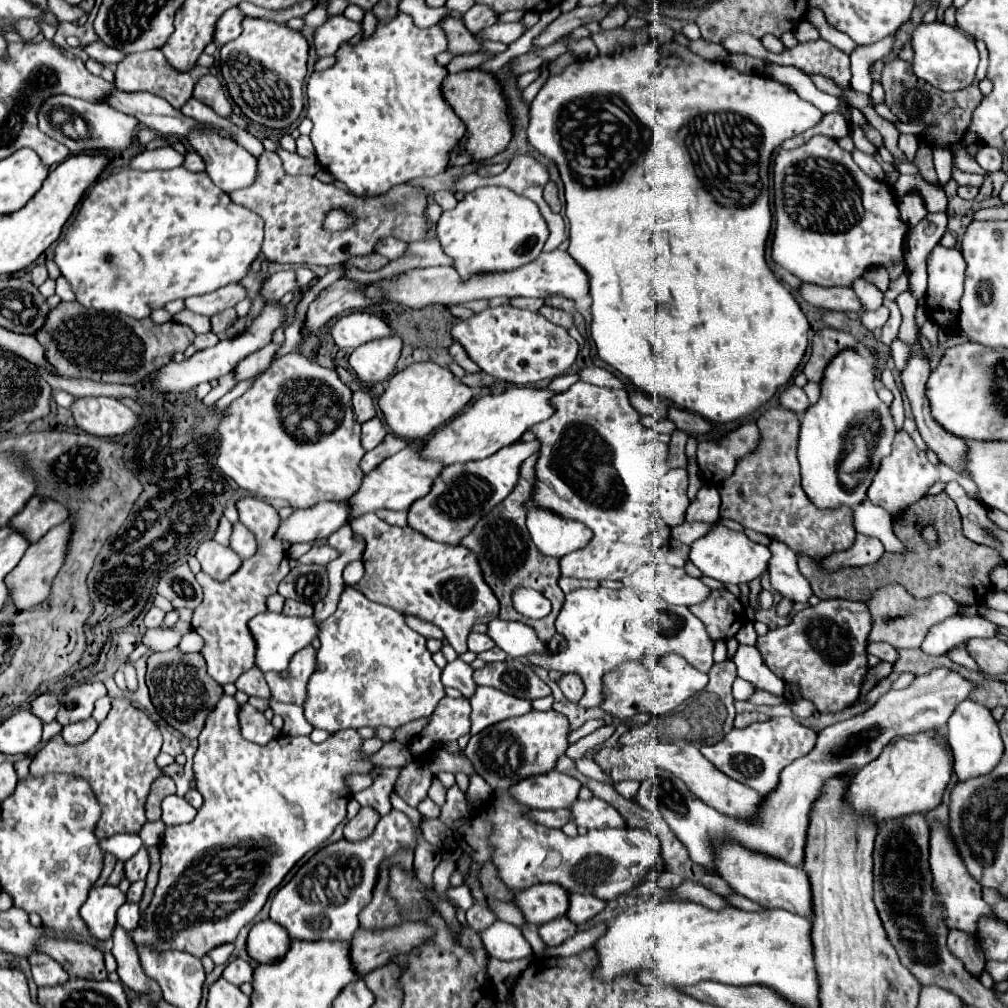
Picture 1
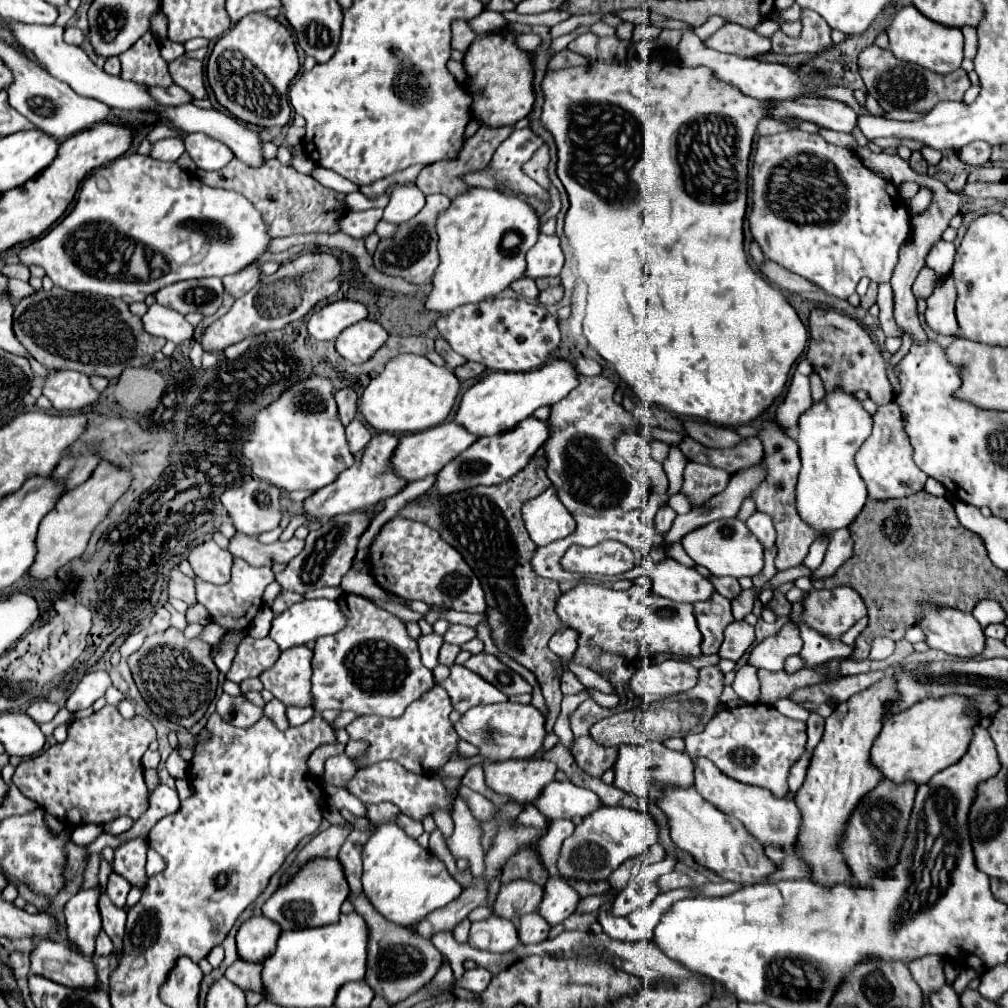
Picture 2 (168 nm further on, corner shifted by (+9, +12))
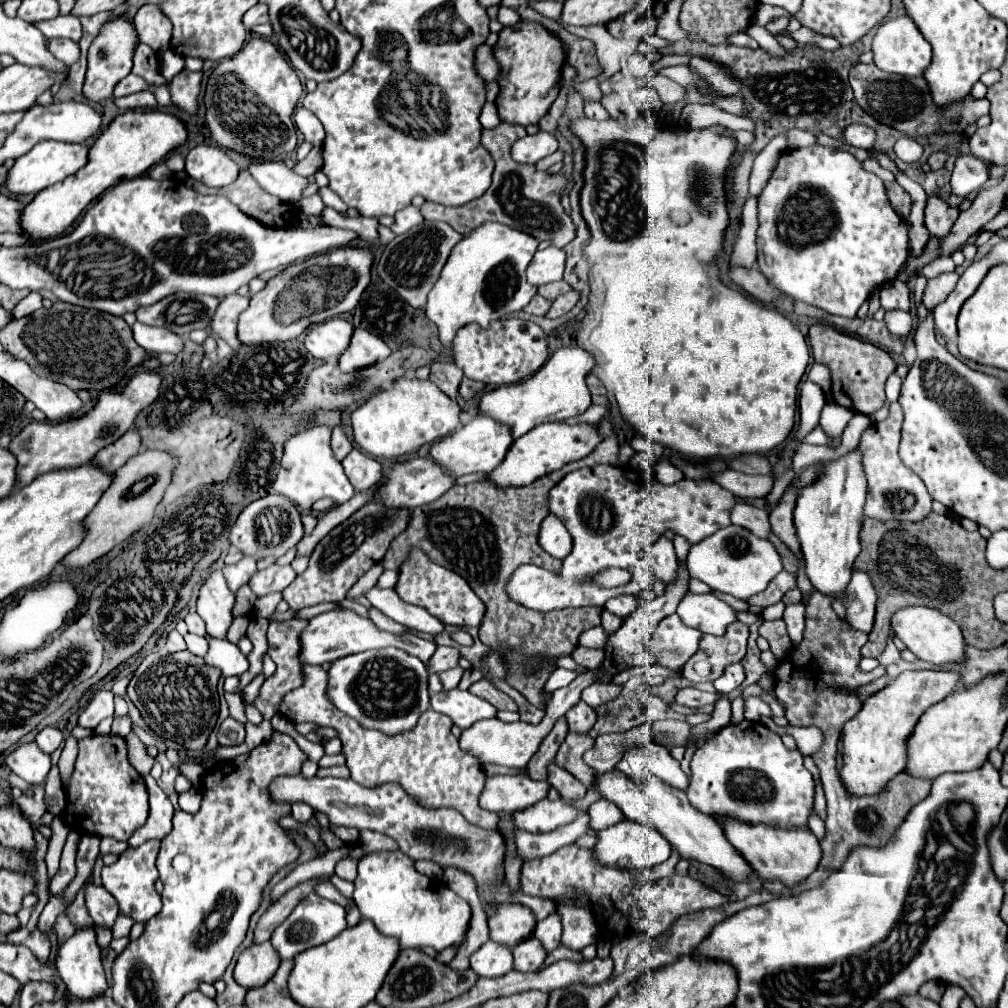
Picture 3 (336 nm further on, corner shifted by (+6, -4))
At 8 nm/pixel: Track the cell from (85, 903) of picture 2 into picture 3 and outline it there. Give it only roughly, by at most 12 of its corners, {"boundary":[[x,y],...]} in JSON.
{"boundary":[[93,928],[55,954],[55,970],[79,1000],[107,992]]}

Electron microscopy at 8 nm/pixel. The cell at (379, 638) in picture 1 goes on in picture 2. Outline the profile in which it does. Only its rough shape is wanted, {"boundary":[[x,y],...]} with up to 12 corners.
{"boundary":[[360,594],[312,658],[316,712],[398,718],[434,686],[416,640]]}

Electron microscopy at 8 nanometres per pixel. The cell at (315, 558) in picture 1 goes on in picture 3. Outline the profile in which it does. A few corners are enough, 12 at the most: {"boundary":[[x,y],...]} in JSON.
{"boundary":[[269,566],[251,578],[255,596],[283,592],[295,570]]}

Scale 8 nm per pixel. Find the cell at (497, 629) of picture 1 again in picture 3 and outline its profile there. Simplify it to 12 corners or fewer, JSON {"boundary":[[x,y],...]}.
{"boundary":[[395,590],[365,592],[373,608],[417,632],[443,632],[425,608],[403,602]]}

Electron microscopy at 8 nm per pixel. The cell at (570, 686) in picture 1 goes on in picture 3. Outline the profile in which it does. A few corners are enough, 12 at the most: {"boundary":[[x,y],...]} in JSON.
{"boundary":[[577,702],[565,714],[569,732],[587,734],[597,720],[591,706]]}

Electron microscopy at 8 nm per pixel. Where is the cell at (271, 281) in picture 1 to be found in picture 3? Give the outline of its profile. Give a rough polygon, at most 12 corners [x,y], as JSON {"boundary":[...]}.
{"boundary":[[231,294],[221,300],[209,330],[233,350],[239,348],[237,320],[249,298]]}

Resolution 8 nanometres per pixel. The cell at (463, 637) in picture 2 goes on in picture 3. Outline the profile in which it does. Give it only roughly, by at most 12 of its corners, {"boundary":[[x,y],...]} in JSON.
{"boundary":[[439,646],[427,662],[431,674],[457,666],[459,652]]}

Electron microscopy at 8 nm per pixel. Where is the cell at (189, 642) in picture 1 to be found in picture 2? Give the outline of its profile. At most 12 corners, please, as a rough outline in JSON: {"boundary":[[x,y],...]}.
{"boundary":[[206,624],[200,632],[202,642],[214,644],[224,634],[218,624]]}

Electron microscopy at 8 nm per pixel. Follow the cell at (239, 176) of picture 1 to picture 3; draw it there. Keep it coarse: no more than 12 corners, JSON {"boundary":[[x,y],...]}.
{"boundary":[[195,146],[185,172],[223,188],[241,168],[221,148]]}

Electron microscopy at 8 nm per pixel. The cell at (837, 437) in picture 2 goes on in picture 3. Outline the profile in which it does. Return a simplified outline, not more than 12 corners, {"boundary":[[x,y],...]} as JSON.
{"boundary":[[859,452],[823,464],[793,512],[805,576],[841,600],[867,492]]}

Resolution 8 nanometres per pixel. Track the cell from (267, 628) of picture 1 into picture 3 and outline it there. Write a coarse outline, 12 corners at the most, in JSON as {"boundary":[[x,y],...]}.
{"boundary":[[347,608],[309,620],[305,664],[399,646],[425,664],[437,648],[421,636],[387,636]]}

